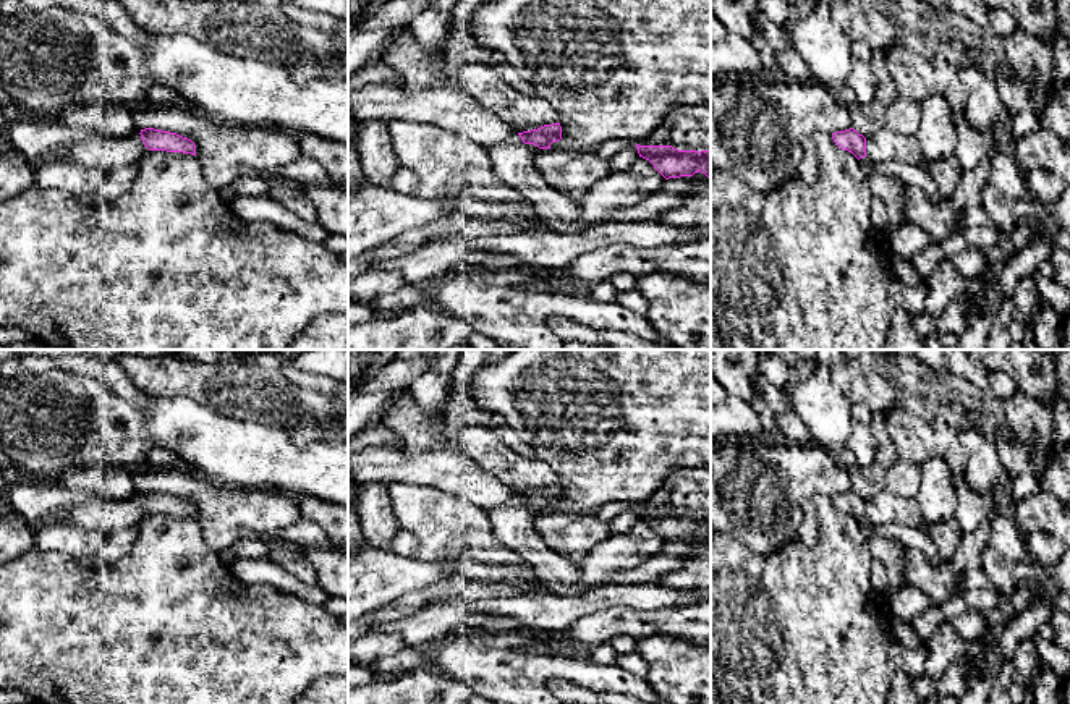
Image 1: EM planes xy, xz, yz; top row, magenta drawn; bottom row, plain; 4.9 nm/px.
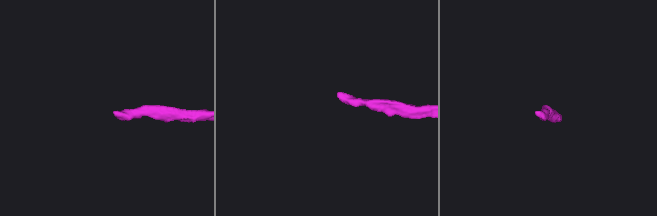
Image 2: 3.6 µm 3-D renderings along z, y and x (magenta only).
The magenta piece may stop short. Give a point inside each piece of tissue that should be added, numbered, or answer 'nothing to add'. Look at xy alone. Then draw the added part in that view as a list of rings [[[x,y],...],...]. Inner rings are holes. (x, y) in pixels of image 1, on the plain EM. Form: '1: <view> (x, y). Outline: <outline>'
1: xy (104, 515). Outline: [[[139,495],[125,500],[97,497],[66,511],[62,524],[81,526],[107,534],[123,528],[136,528],[147,513]]]

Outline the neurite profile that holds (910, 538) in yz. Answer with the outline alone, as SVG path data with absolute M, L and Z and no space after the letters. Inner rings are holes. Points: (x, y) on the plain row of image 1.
M869 523L869 529L877 537L892 539L900 542L905 549L919 550L931 563L947 563L940 558L931 536L921 531L918 526L913 528L895 523L874 526Z

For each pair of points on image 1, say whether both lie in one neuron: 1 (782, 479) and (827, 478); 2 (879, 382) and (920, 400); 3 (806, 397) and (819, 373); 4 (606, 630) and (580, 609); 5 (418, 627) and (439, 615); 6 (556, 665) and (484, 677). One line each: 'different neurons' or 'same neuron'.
1: same neuron
2: same neuron
3: same neuron
4: different neurons
5: same neuron
6: same neuron

